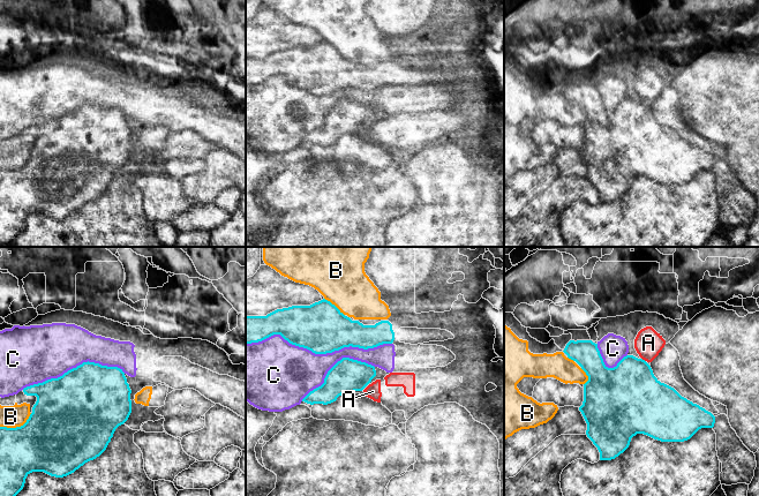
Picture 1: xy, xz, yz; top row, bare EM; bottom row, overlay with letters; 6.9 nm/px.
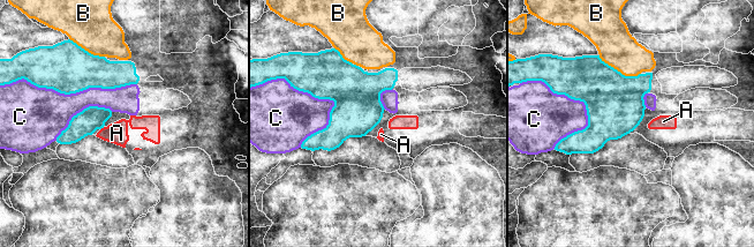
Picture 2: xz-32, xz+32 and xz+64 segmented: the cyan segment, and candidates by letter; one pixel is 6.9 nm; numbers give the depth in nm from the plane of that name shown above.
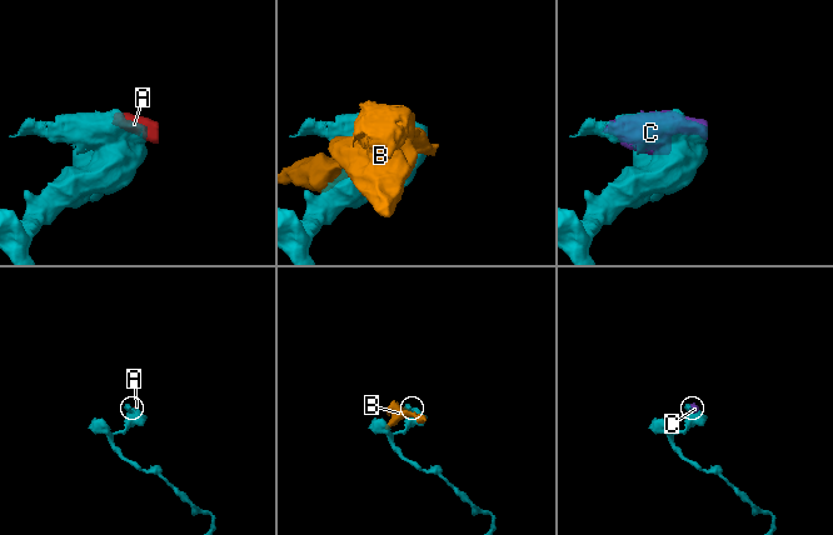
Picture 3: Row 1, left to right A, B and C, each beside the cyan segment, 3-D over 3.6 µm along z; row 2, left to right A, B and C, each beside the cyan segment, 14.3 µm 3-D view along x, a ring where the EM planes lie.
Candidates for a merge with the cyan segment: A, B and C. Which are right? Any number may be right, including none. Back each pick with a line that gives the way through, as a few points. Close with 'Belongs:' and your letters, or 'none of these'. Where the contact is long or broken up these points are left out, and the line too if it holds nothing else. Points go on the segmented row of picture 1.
Belongs: none of these

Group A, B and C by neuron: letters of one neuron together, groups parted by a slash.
A / B / C

